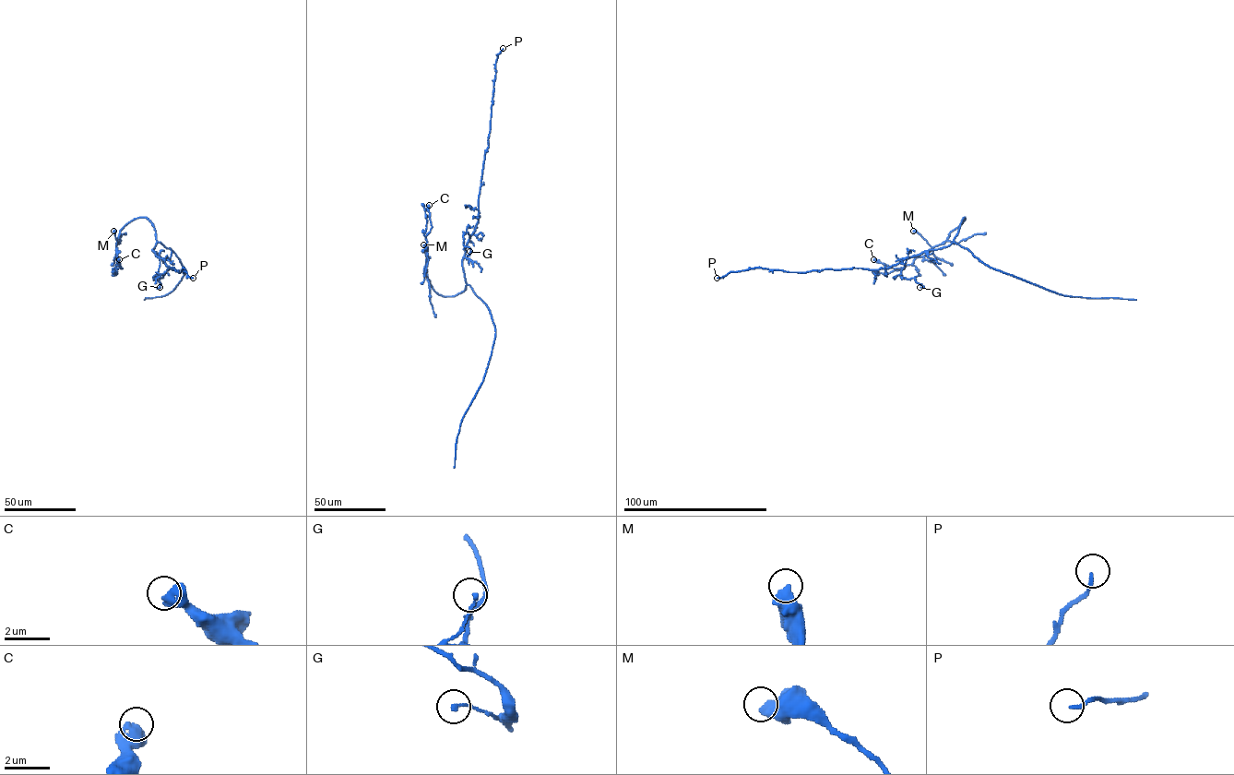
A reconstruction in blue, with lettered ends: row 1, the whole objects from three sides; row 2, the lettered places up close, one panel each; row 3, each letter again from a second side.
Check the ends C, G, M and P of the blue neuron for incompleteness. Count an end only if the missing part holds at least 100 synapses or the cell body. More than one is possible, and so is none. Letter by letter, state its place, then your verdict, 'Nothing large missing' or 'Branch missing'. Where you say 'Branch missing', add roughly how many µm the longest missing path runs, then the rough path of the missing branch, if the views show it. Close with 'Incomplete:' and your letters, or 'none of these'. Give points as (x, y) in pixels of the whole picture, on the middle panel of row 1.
C: Place: (429, 205). Nothing large missing
G: Place: (469, 251). Nothing large missing
M: Place: (423, 244). Nothing large missing
P: Place: (503, 48). Nothing large missing
Incomplete: none of these

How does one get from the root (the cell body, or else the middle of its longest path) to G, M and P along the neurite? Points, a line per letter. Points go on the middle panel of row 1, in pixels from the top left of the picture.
G: (463, 268), (462, 260), (469, 238), (465, 232), (464, 244), (469, 248), (469, 255), (469, 251)
M: (463, 268), (466, 289), (455, 295), (438, 294), (427, 278), (423, 244)
P: (463, 268), (466, 244), (478, 219), (495, 63), (503, 48)

